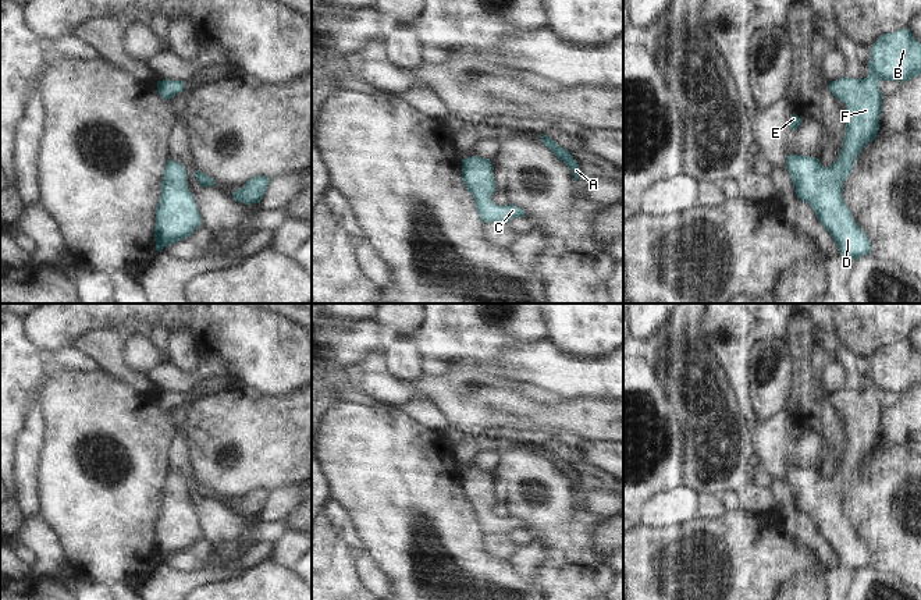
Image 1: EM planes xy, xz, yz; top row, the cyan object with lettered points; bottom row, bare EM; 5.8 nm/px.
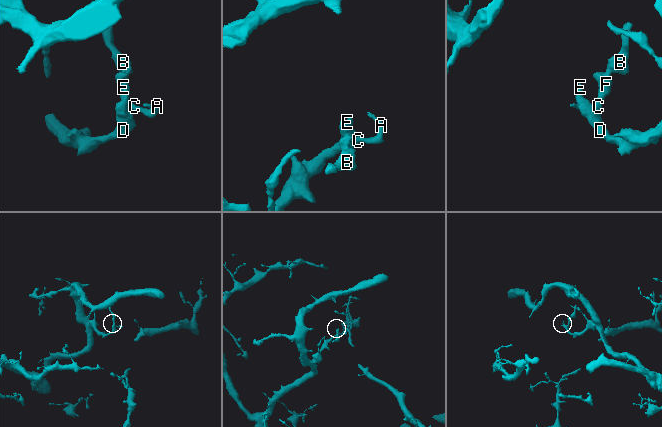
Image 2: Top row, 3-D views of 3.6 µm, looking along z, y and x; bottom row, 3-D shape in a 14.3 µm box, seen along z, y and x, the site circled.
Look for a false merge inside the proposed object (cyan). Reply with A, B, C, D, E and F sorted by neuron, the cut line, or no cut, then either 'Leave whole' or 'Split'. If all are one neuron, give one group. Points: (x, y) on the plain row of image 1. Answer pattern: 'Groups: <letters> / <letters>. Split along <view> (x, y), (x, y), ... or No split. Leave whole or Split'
Groups: A B C D E F. No split. Leave whole.

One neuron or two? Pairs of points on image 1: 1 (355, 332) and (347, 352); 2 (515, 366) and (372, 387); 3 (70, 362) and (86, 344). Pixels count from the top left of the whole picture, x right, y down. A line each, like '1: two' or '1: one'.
1: one
2: two
3: two

